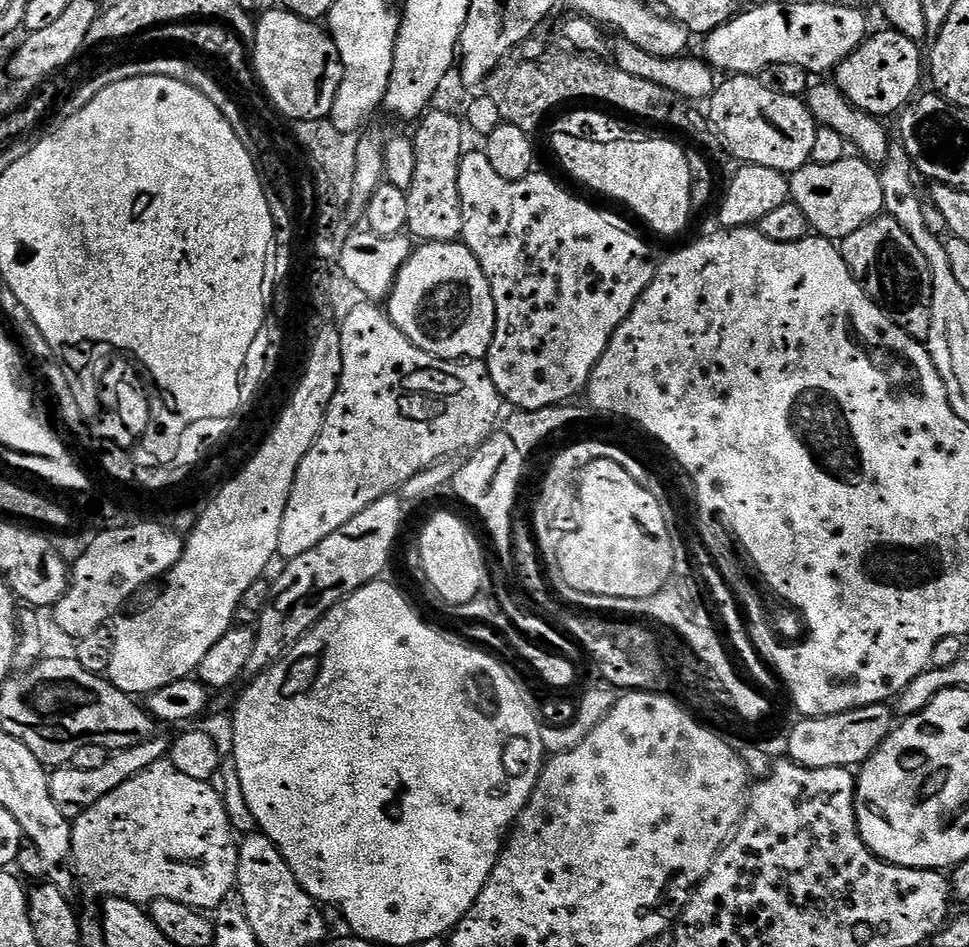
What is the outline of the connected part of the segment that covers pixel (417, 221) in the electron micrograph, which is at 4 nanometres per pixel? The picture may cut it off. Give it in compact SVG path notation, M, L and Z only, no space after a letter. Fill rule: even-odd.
M452 152L448 160L416 160L413 184L408 194L408 227L417 241L429 244L450 244L461 239L464 215L460 209L458 174L462 157Z

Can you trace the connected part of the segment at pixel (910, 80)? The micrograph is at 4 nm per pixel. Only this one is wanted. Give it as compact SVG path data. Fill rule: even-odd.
M895 30L869 35L863 44L834 69L834 84L858 111L870 116L892 116L920 84L920 47Z

